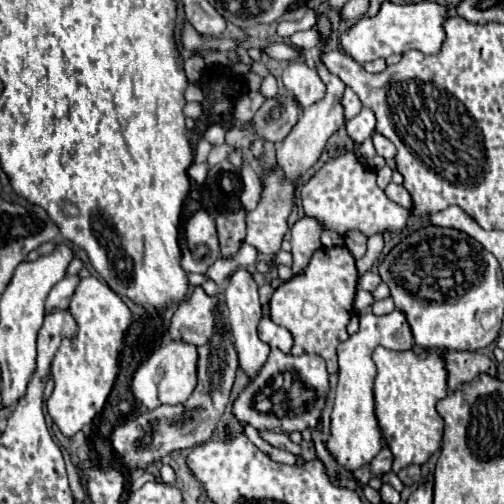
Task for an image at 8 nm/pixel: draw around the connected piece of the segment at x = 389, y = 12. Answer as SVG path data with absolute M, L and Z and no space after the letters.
M384 2L374 18L364 16L348 32L342 34L342 46L358 64L366 64L376 58L388 58L390 54L404 54L412 48L424 54L438 54L446 38L446 32L442 28L442 24L446 22L446 12L446 6L438 2L420 2L404 6Z

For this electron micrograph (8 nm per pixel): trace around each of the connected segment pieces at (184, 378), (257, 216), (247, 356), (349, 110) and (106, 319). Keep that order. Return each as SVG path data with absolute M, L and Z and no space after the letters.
M166 342L156 348L136 370L132 378L134 396L148 408L158 408L162 404L180 404L184 402L196 388L198 382L198 352L194 344L186 342Z
M276 166L270 176L266 178L266 184L264 184L264 190L262 190L262 200L258 204L256 210L248 212L246 216L246 222L248 222L248 228L246 228L246 244L254 246L260 254L266 254L266 256L274 256L278 250L280 250L280 242L288 230L288 214L294 206L294 184L284 180L284 174L280 172L280 168Z
M238 270L230 276L230 282L228 282L228 288L224 292L224 298L226 298L226 320L228 320L228 326L230 326L230 332L232 332L232 338L234 338L234 346L236 346L236 352L240 356L240 368L248 374L248 378L256 378L256 374L260 372L260 368L264 366L268 354L270 354L270 348L268 344L264 344L260 338L258 338L258 324L262 320L262 314L260 314L260 300L258 300L258 286L252 278L252 274L248 274L246 270Z
M346 88L344 90L344 98L342 98L342 106L344 106L344 114L346 114L346 120L354 118L360 110L362 110L362 102L360 98L352 92L352 88Z
M94 276L80 280L68 310L76 318L80 330L74 340L62 340L52 360L54 392L46 400L46 408L60 432L64 436L74 436L92 424L112 390L118 374L118 354L132 324L132 312L106 284Z

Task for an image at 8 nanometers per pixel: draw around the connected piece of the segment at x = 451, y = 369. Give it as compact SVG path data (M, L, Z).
M444 352L444 362L448 372L448 388L452 392L482 372L496 376L494 362L478 352Z

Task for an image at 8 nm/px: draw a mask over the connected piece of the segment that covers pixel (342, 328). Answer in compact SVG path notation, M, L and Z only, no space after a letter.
M336 246L316 250L302 274L276 288L270 300L270 318L272 322L286 326L294 336L294 348L290 354L318 354L326 360L328 372L336 374L336 346L348 338L346 324L352 316L356 286L356 260L346 246Z

